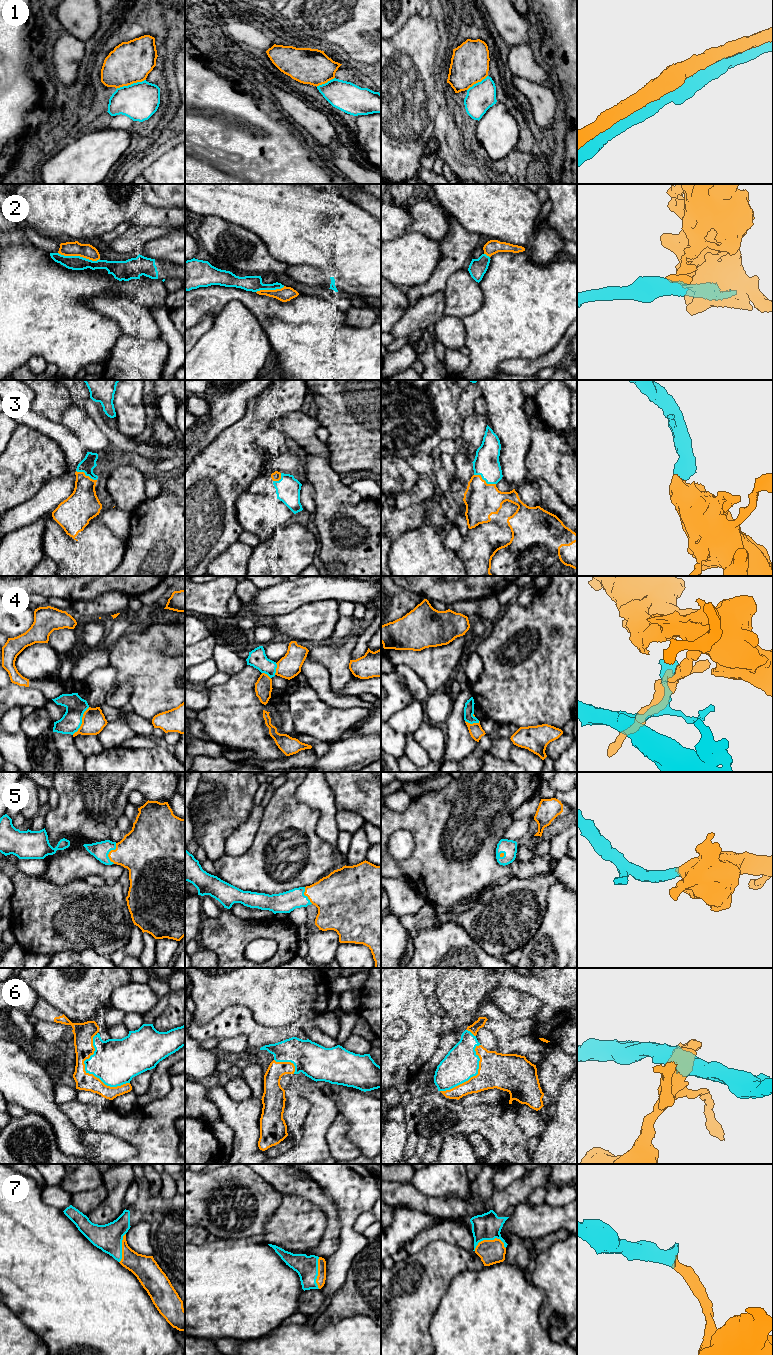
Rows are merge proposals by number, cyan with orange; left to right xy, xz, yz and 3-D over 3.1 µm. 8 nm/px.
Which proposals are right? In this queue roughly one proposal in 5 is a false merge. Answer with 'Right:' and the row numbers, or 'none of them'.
Right: 3, 5, 6, 7

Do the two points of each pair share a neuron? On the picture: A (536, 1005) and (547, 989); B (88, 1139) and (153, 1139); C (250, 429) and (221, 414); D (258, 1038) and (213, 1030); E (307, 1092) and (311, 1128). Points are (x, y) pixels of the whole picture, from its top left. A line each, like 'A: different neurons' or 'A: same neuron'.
A: different neurons
B: different neurons
C: different neurons
D: same neuron
E: same neuron

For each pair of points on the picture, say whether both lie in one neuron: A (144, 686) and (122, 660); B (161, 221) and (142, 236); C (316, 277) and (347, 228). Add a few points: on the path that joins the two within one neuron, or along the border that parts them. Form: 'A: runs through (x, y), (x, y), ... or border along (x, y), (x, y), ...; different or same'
A: runs through (142, 680), (128, 666); same
B: border along (131, 225), (174, 227); different
C: border along (297, 264), (314, 266), (330, 276); different

